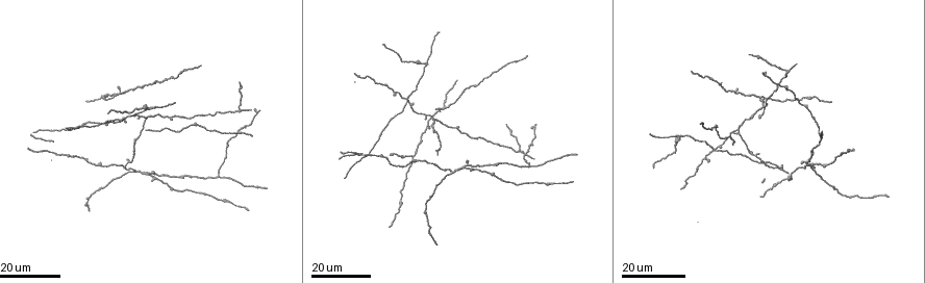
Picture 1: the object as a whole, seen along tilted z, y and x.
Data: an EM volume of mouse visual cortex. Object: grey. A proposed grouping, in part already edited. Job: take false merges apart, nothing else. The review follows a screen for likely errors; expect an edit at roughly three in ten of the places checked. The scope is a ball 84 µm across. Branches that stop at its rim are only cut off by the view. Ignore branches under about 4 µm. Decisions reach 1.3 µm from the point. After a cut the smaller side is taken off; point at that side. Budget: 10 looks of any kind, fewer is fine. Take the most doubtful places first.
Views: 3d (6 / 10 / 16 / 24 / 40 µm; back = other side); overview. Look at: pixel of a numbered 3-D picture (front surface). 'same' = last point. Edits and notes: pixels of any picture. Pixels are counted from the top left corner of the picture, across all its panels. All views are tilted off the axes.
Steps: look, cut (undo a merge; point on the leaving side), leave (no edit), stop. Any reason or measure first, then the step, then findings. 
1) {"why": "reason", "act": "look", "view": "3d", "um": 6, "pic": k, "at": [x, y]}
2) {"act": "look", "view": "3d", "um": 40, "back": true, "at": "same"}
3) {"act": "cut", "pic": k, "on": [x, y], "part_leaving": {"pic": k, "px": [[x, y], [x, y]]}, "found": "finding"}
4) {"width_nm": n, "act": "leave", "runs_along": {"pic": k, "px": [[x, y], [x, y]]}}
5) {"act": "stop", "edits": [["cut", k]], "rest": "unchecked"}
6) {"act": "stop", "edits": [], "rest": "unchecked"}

{"act": "look", "view": "3d", "um": 24, "pic": 1, "at": [716, 149]}

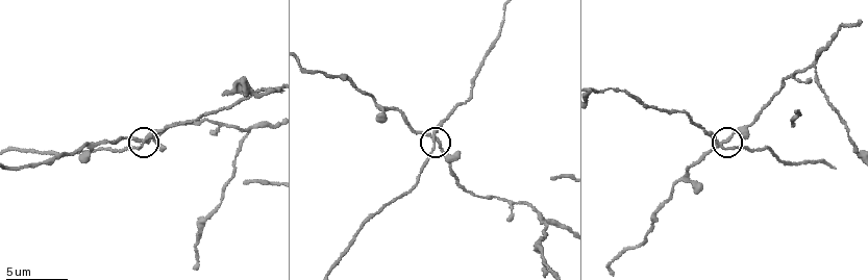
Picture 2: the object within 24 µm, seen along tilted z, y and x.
{"act": "look", "view": "3d", "um": 6, "pic": 2, "at": [434, 135]}

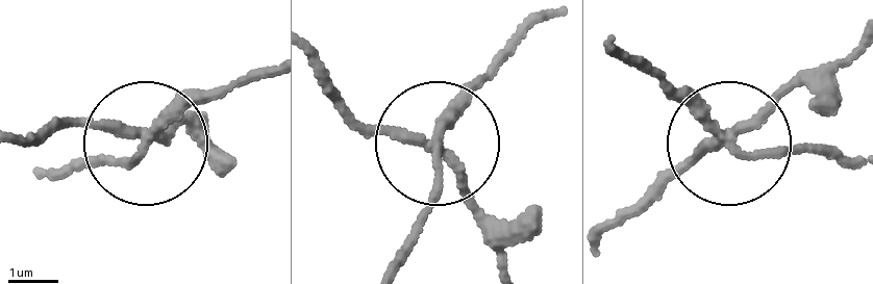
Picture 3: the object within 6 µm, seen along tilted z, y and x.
{"arms": 4, "act": "cut", "pic": 3, "on": [198, 96], "part_leaving": {"pic": 3, "px": [[732, 144], [857, 164]]}, "found": "two neurons meet here"}

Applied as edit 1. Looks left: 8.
{"why": "arms part here", "act": "look", "view": "3d", "um": 10, "pic": 2, "at": [246, 129]}

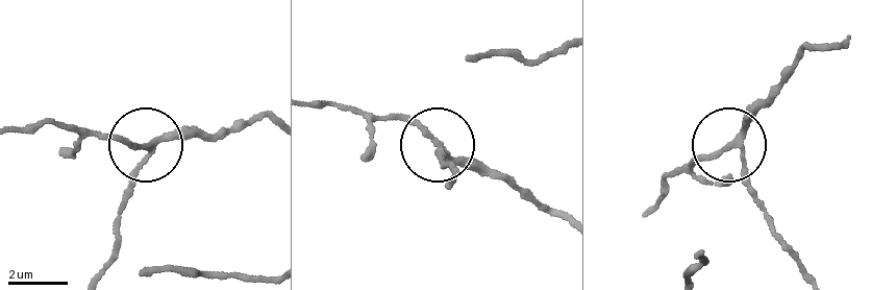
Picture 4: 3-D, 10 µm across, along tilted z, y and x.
{"act": "look", "view": "3d", "um": 6, "pic": 4, "at": [734, 143]}

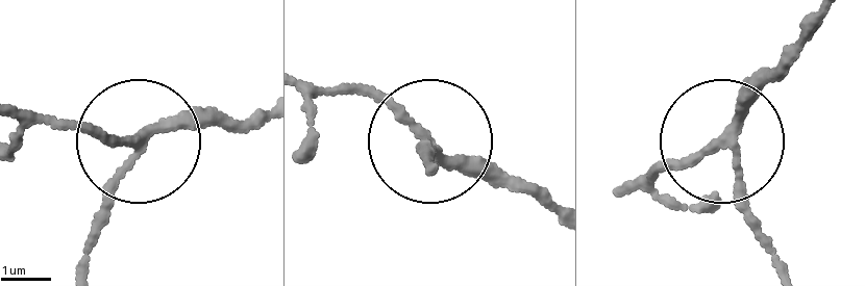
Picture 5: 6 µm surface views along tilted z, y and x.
{"width_nm": 150, "act": "leave", "runs_along": {"pic": 5, "px": [[786, 260], [717, 144], [646, 181]]}, "found": "continuous, no second neuron"}

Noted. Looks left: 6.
{"why": "arms run side by side", "act": "look", "view": "3d", "um": 24, "pic": 1, "at": [784, 71]}

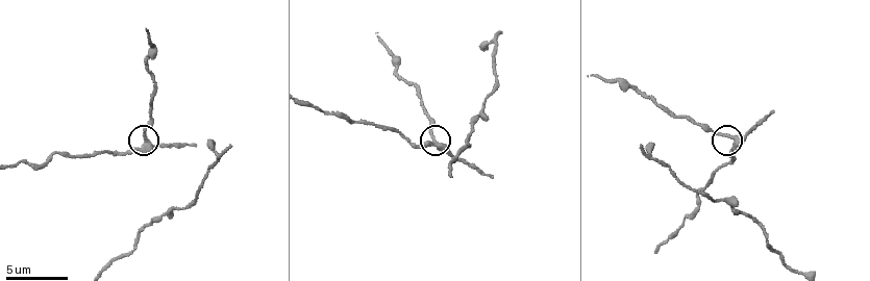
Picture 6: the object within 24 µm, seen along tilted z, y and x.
{"why": "closer look", "act": "look", "view": "3d", "um": 6, "pic": 6, "at": [735, 140]}

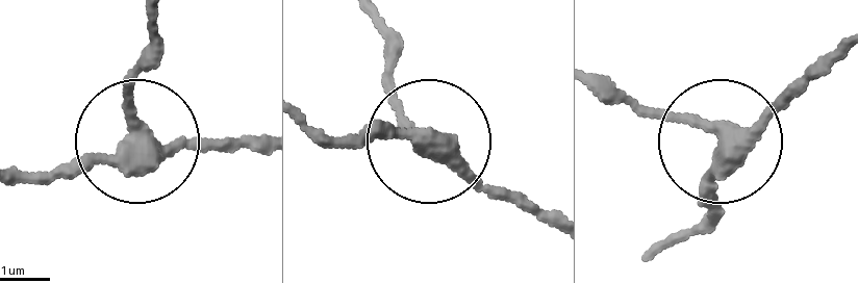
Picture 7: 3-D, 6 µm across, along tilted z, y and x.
{"arms": 4, "act": "leave", "runs_along": {"pic": 7, "px": [[306, 118], [342, 140], [415, 136], [532, 204]]}, "found": "one neuron here"}

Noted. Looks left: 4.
{"why": "three-way junction", "act": "look", "view": "3d", "um": 24, "pic": 1, "at": [531, 164]}

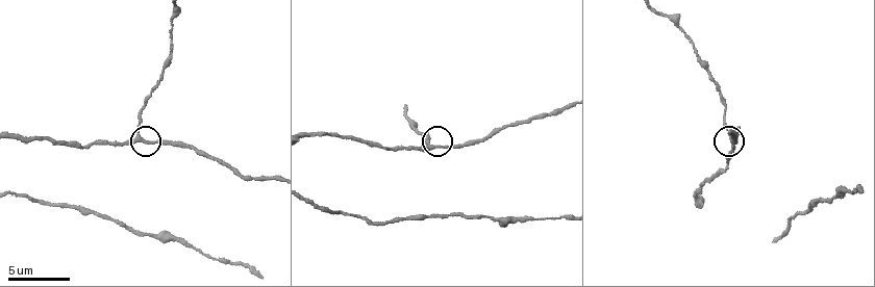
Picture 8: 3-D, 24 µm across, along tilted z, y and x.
{"act": "look", "view": "3d", "um": 6, "pic": 8, "at": [139, 136]}

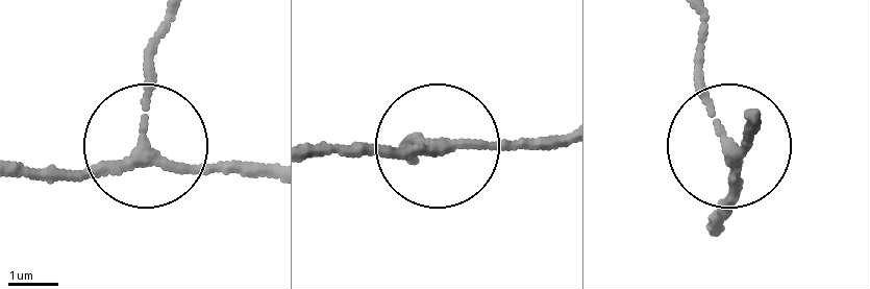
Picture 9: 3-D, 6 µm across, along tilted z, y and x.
{"side_arm_um": 19, "act": "leave", "runs_along": {"pic": 9, "px": [[17, 172], [88, 179], [154, 151], [190, 170], [273, 175]]}, "found": "all the same neuron"}

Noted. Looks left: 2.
{"act": "look", "view": "3d", "um": 24, "pic": 1, "at": [61, 155]}

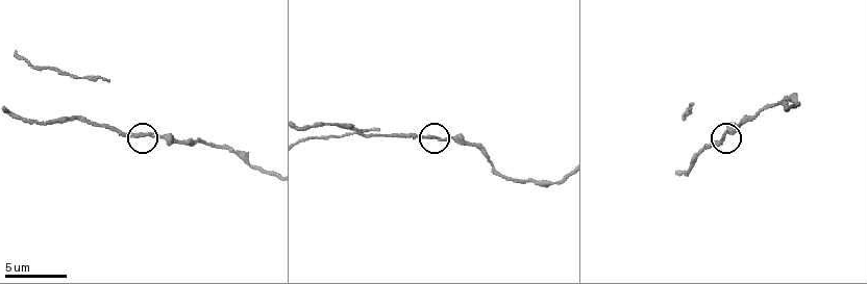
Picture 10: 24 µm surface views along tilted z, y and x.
{"why": "zoom in", "act": "look", "view": "3d", "um": 10, "pic": 10, "at": [136, 135]}

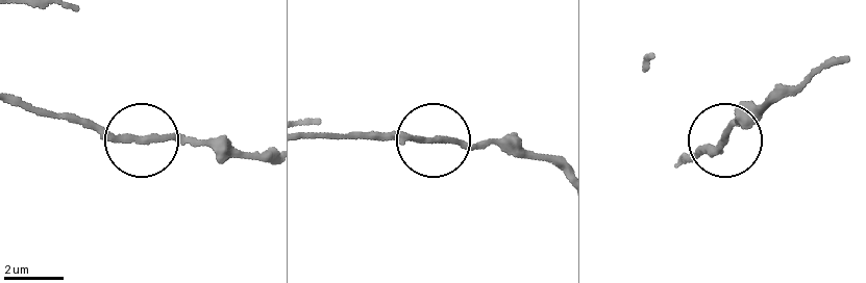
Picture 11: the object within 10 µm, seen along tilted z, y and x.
{"act": "leave", "runs_along": {"pic": 11, "px": [[559, 165], [523, 158], [495, 142], [329, 135]]}, "found": "one neuron here"}

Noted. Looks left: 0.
{"act": "stop", "edits": [["cut", 3]], "rest": "unchecked"}

